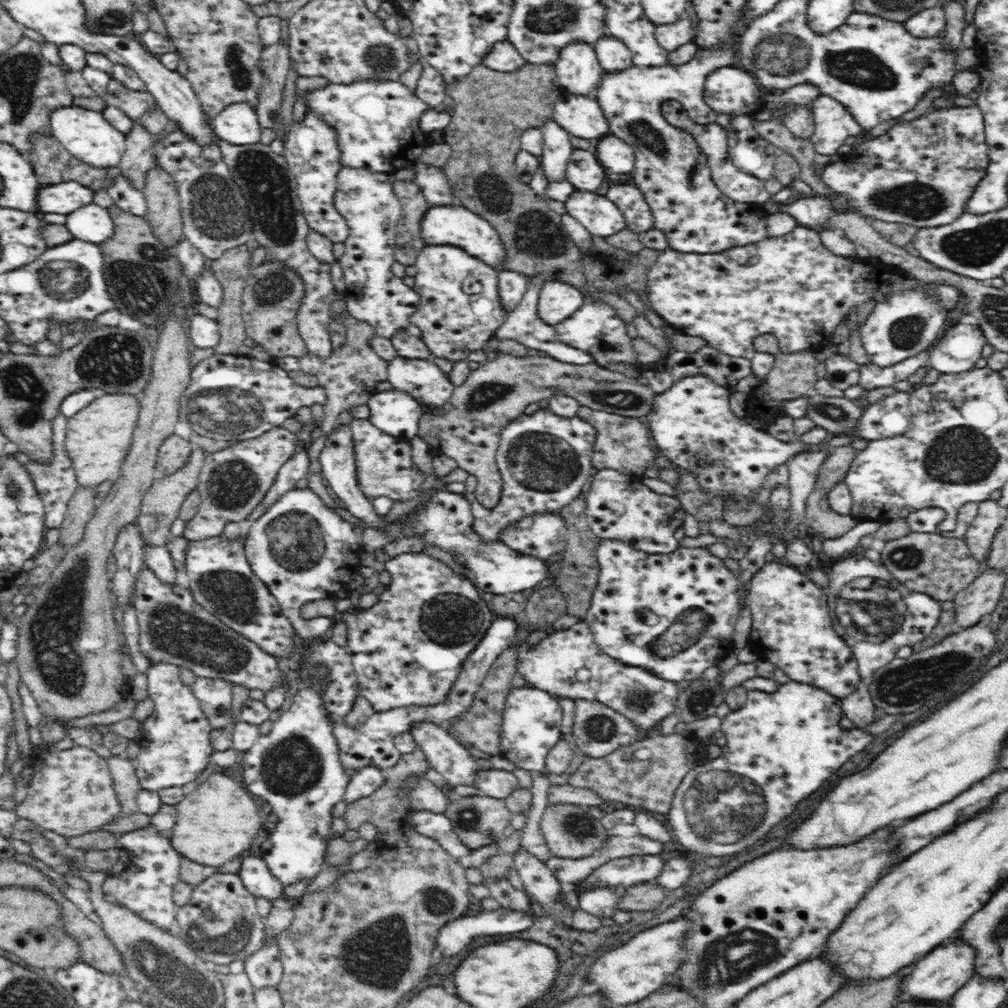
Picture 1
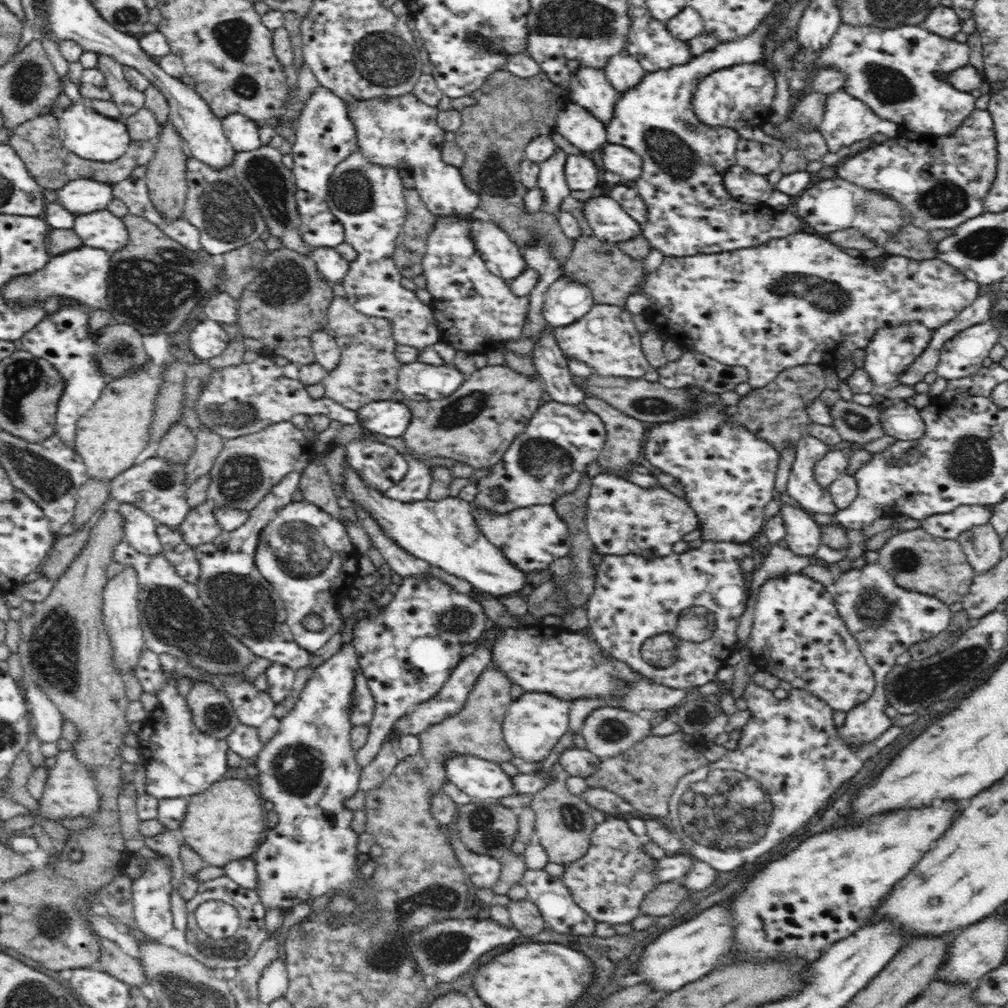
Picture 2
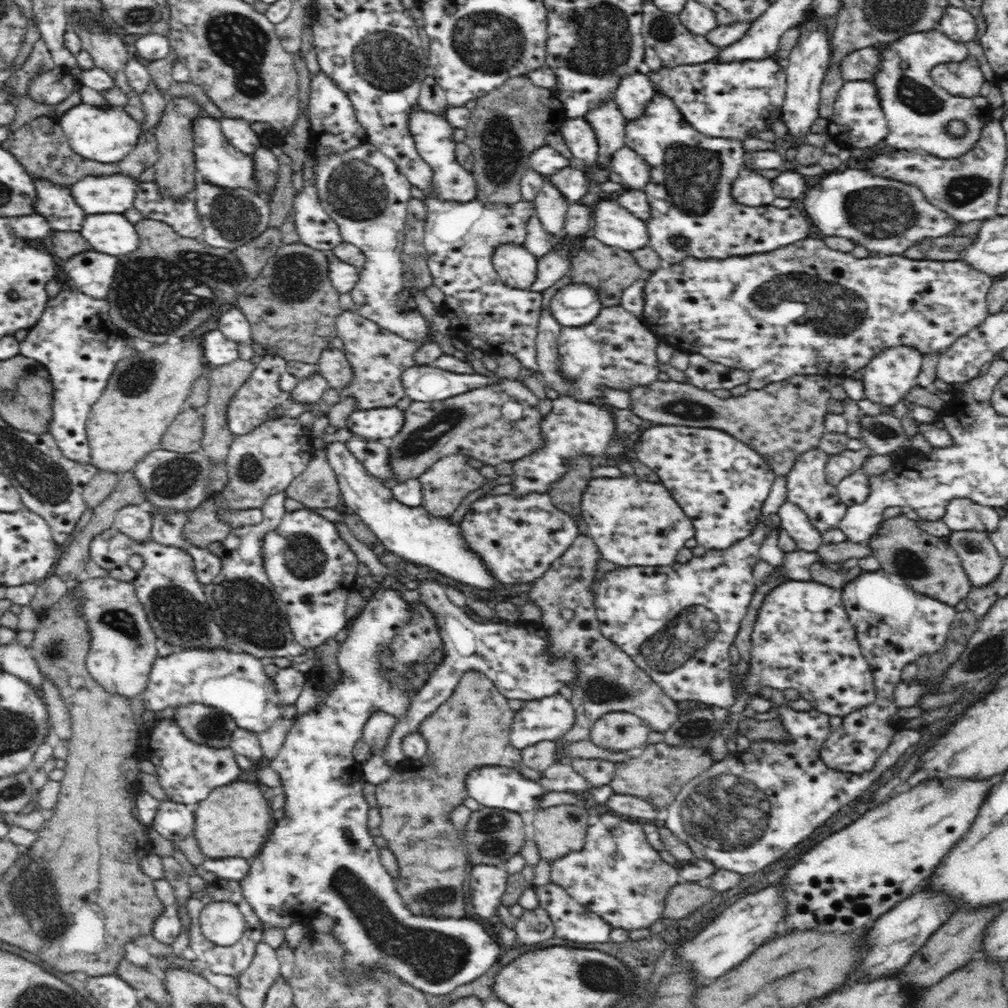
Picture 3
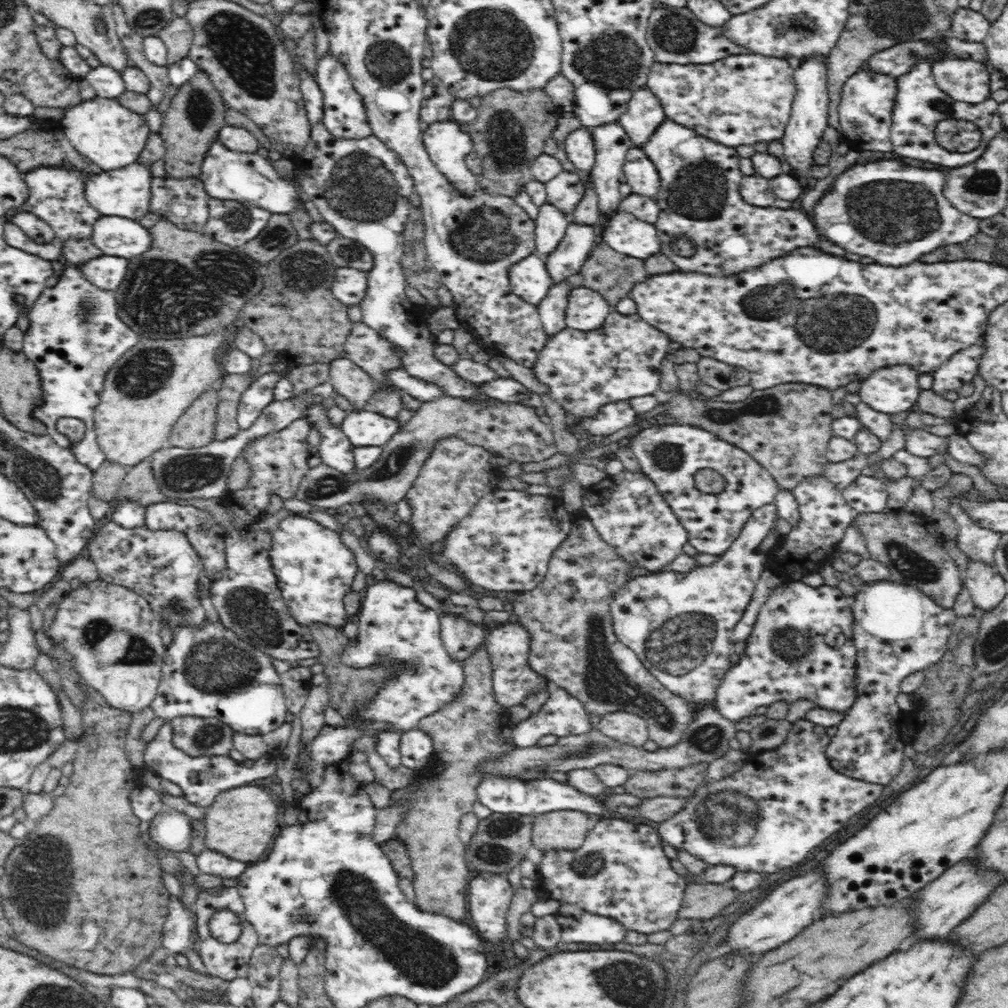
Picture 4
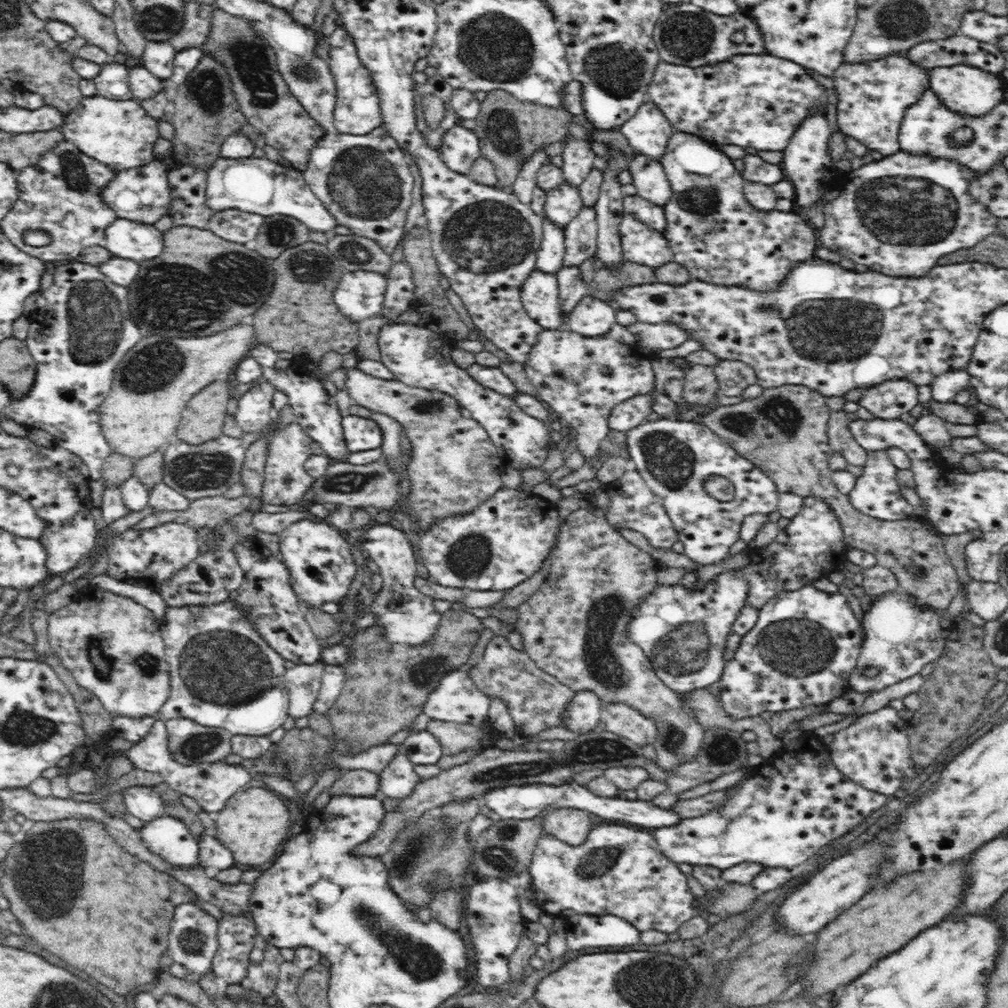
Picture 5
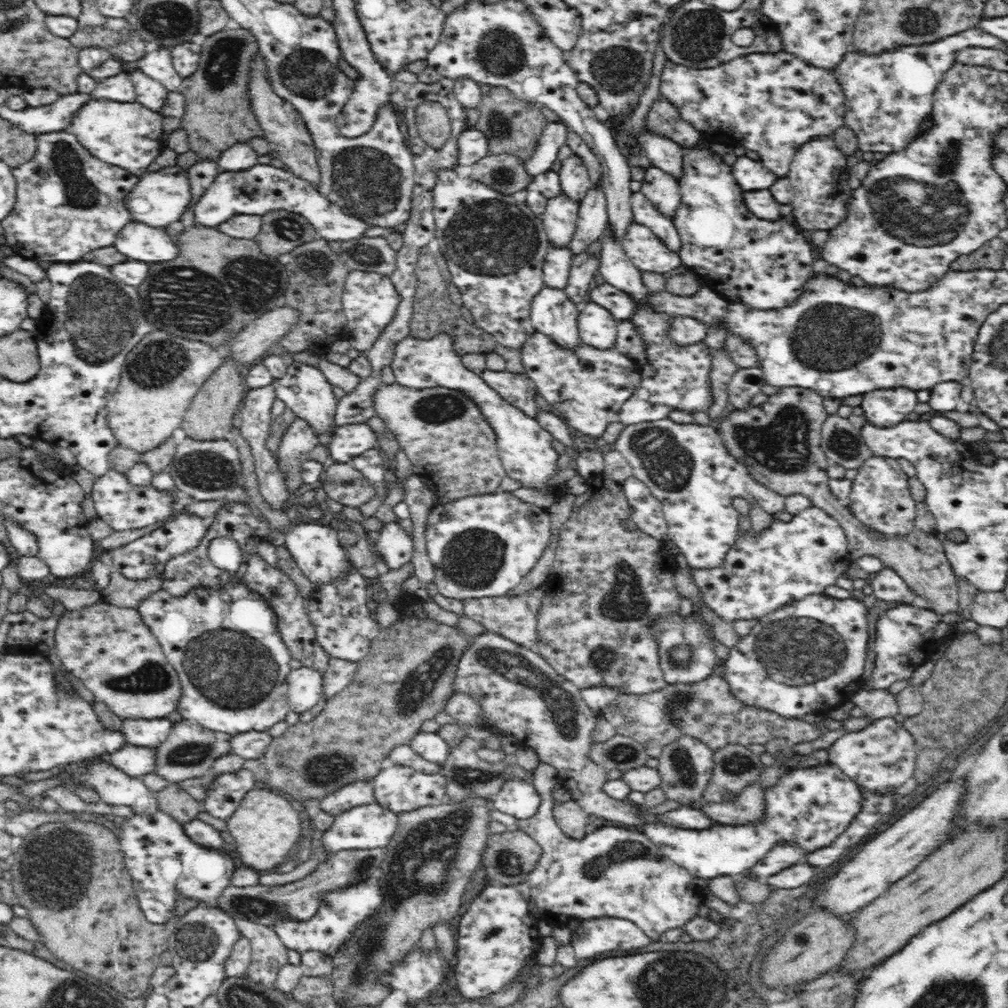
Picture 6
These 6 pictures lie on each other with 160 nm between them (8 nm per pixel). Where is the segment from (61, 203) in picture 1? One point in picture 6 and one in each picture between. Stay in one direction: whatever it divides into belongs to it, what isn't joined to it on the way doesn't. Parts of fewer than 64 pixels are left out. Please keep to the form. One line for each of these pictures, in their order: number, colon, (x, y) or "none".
2: (83, 196)
3: (100, 194)
4: (125, 193)
5: (142, 195)
6: (161, 197)

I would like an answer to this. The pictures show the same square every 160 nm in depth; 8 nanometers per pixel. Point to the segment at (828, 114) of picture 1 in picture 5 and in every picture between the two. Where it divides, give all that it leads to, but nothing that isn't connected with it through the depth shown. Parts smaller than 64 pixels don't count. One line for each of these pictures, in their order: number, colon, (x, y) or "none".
2: (846, 120)
3: (858, 120)
4: (866, 102)
5: (873, 96)

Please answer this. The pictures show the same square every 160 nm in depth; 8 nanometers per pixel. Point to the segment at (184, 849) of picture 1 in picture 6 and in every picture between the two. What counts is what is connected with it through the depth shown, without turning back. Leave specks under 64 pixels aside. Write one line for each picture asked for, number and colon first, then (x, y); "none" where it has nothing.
2: (224, 822)
3: (234, 821)
4: (241, 823)
5: (258, 819)
6: (266, 827)

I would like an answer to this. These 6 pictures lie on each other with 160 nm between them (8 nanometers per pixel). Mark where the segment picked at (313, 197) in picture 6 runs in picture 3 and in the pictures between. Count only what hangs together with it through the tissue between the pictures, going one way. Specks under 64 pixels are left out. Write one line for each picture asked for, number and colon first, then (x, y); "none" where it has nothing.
3: (222, 165)
4: (228, 175)
5: (256, 185)

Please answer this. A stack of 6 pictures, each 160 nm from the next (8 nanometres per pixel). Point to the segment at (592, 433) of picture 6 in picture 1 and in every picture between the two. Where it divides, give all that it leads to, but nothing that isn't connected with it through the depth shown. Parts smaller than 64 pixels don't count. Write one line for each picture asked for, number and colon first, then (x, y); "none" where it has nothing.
1: (595, 328)
2: (605, 338)
3: (617, 350)
4: (585, 370)
5: (582, 378)

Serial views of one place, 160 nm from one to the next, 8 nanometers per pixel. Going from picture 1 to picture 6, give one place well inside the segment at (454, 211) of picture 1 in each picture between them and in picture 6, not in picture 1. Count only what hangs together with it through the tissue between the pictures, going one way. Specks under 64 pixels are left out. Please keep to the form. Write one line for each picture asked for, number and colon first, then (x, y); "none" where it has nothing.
2: (501, 255)
3: (516, 266)
4: (530, 280)
5: (539, 295)
6: (552, 313)

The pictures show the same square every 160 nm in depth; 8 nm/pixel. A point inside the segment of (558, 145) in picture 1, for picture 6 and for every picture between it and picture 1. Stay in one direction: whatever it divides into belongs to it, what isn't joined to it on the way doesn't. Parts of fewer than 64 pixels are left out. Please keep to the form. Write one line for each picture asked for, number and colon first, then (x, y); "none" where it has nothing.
2: (552, 181)
3: (551, 207)
4: (550, 226)
5: (549, 255)
6: (555, 269)

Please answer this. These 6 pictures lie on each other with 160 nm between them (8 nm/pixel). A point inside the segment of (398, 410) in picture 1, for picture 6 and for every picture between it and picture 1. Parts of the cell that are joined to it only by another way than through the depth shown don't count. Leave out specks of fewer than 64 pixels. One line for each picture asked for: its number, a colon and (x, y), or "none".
2: (390, 418)
3: (377, 424)
4: (363, 428)
5: (360, 433)
6: (350, 440)

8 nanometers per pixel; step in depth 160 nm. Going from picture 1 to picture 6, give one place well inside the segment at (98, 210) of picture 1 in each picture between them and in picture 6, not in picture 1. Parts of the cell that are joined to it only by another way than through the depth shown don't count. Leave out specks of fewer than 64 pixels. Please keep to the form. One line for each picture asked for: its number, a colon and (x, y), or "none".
2: (100, 229)
3: (112, 234)
4: (124, 237)
5: (126, 239)
6: (138, 241)

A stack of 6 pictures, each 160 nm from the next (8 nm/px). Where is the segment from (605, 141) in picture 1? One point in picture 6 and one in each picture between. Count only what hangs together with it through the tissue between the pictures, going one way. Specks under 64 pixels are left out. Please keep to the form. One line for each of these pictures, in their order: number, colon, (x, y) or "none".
2: (618, 159)
3: (635, 173)
4: (641, 175)
5: (648, 176)
6: (661, 189)

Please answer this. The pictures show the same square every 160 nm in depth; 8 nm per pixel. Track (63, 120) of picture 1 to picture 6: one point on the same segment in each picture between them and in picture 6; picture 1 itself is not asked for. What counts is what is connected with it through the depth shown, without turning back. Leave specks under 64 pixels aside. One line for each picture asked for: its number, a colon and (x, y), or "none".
2: (91, 136)
3: (106, 135)
4: (109, 135)
5: (120, 134)
6: (126, 134)

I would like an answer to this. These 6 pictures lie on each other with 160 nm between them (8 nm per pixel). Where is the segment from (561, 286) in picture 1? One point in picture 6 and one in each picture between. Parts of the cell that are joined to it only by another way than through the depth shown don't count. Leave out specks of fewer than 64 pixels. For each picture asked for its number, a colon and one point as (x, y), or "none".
2: (566, 301)
3: (575, 305)
4: (587, 310)
5: (592, 317)
6: (597, 327)

